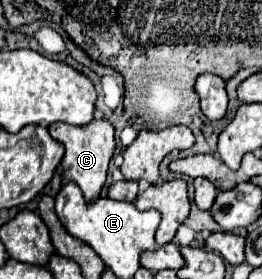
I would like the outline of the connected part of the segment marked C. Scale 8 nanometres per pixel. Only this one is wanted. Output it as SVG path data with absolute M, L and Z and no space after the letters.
M94 118L92 122L88 122L86 126L70 126L70 124L62 124L62 122L54 122L54 126L50 126L50 136L58 142L64 144L66 154L64 154L64 180L72 180L80 186L80 190L84 192L84 198L88 202L92 202L94 198L100 196L100 188L106 182L106 172L108 172L108 164L110 158L114 154L116 142L114 142L114 126L108 118Z

